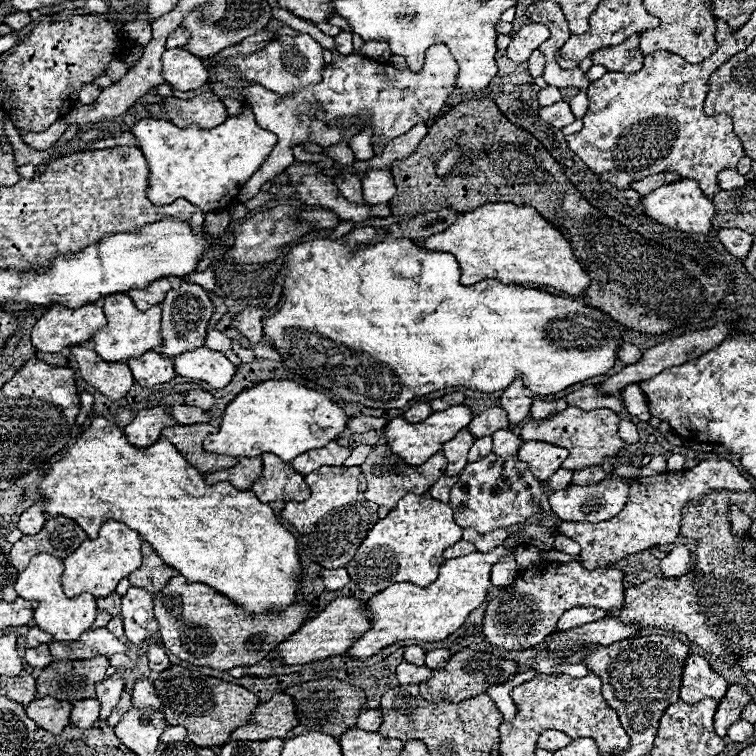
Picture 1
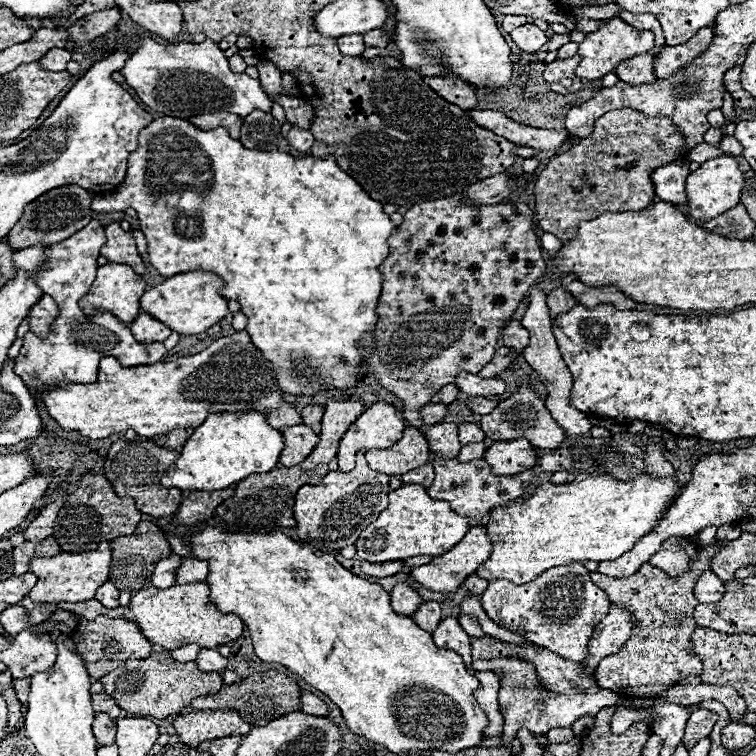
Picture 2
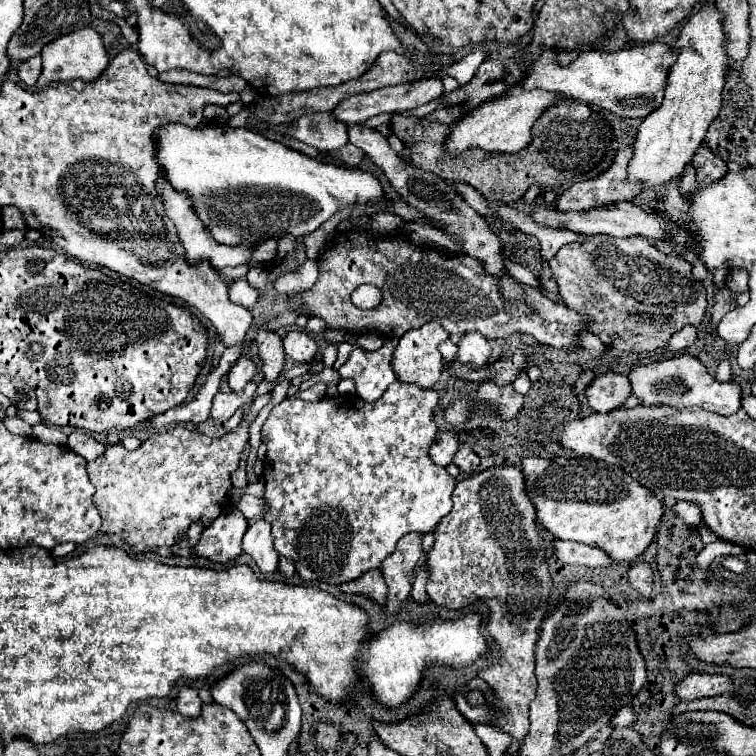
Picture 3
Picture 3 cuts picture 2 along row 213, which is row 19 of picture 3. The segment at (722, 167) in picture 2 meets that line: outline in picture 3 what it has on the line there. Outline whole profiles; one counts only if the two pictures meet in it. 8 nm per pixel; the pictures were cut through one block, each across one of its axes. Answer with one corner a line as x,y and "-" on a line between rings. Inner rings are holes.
714,2
700,6
682,28
674,44
676,62
666,80
662,106
648,114
638,126
634,158
628,164
628,180
642,180
642,190
660,190
662,184
678,176
702,144
712,118
718,116
722,88
726,82
726,32
722,32
722,12

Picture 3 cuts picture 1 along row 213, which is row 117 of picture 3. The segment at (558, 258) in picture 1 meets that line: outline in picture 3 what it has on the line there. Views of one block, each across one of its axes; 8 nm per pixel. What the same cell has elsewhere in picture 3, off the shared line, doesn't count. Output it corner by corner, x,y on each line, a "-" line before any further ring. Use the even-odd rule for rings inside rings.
516,84
512,90
508,90
508,94
502,100
500,98
488,100
484,106
478,106
472,112
468,112
452,128
452,132
446,140
446,148
452,156
464,152
470,146
480,146
482,150
488,150
488,152
518,152
518,150
526,148
526,144
530,144
532,124
554,102
558,102
558,98
550,92
542,92
542,90
526,92
526,90
520,90
520,86

